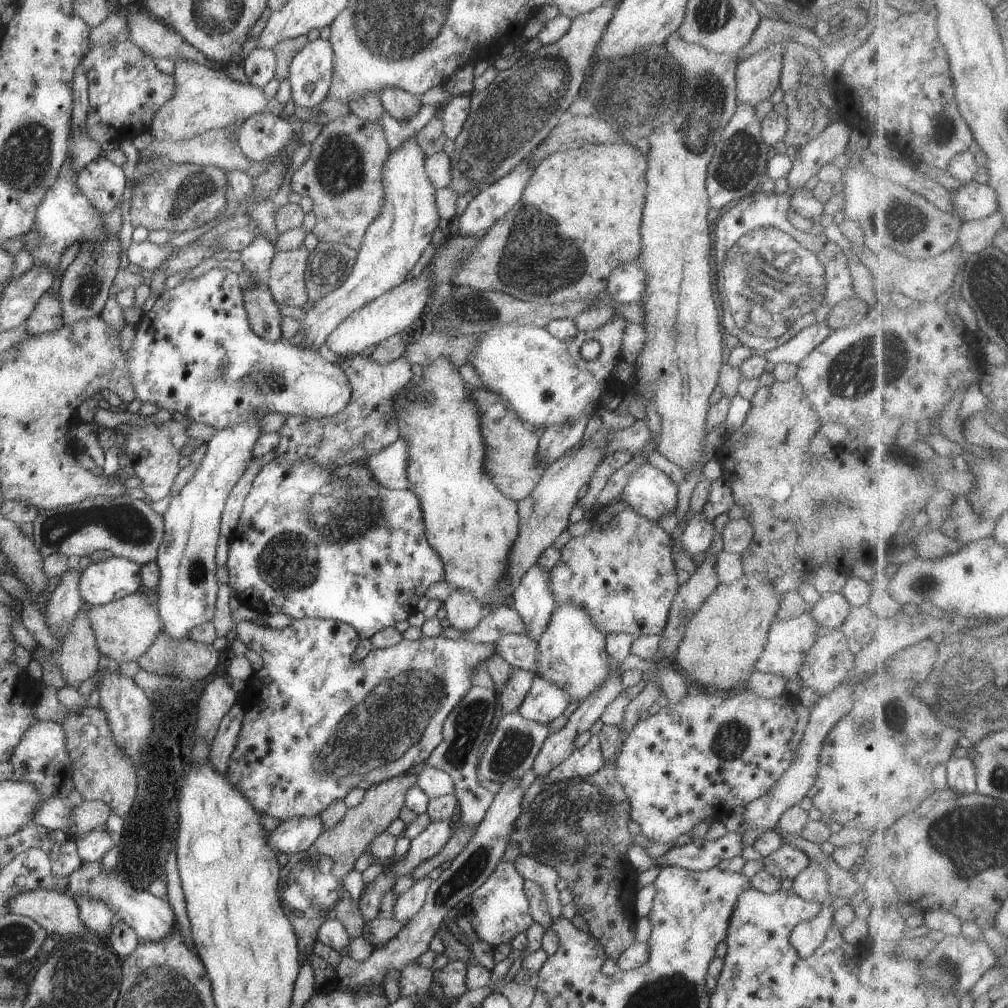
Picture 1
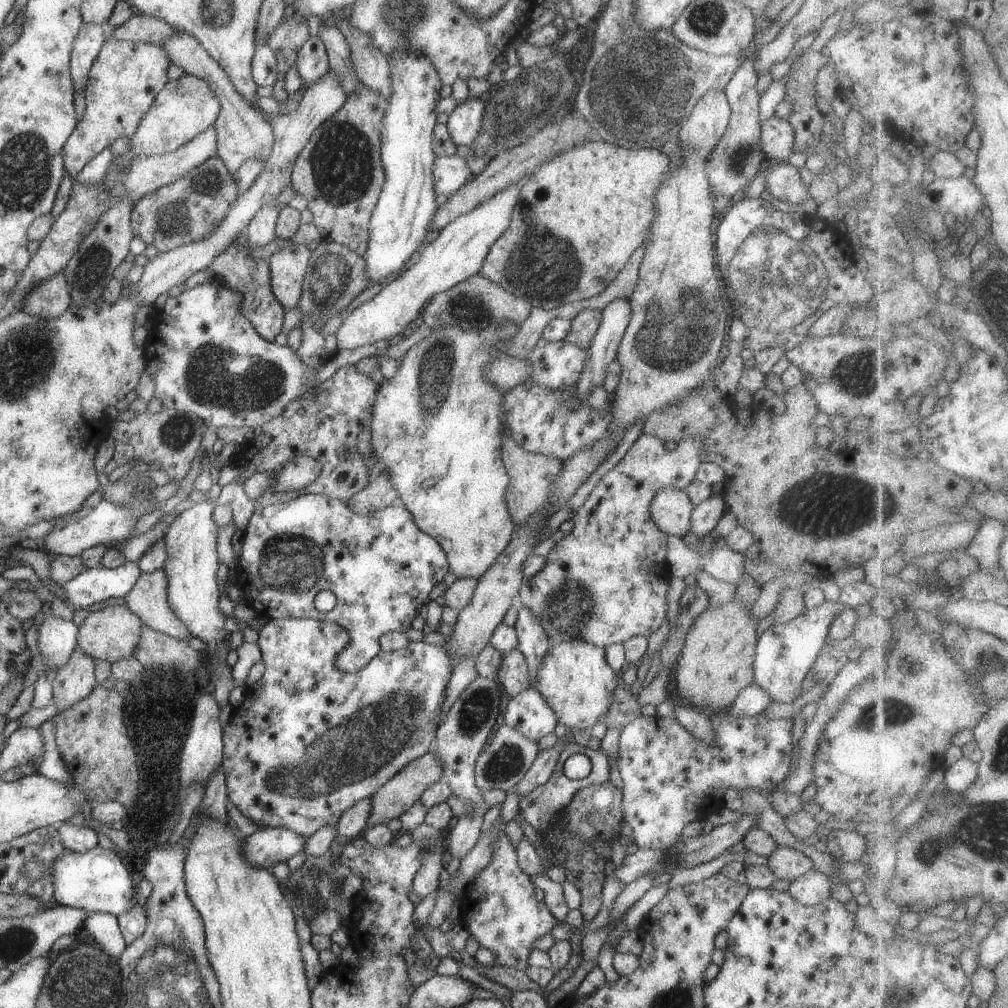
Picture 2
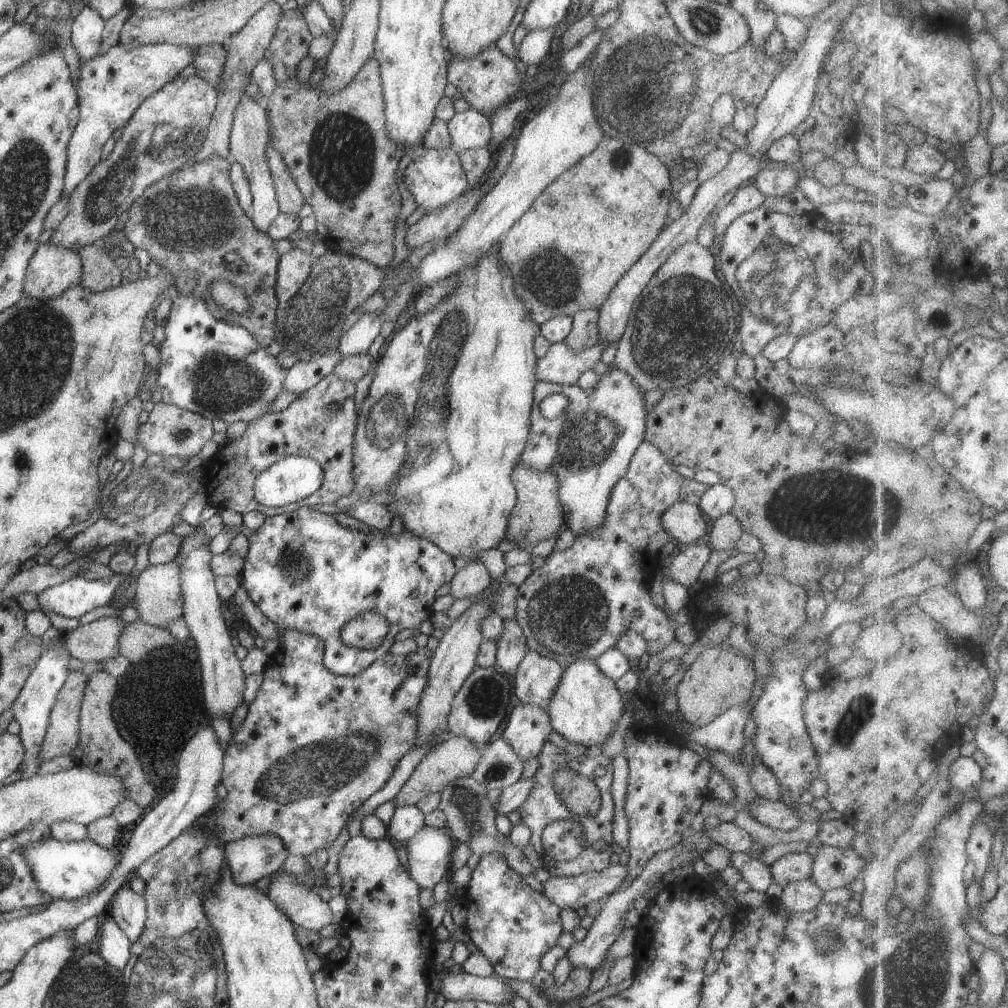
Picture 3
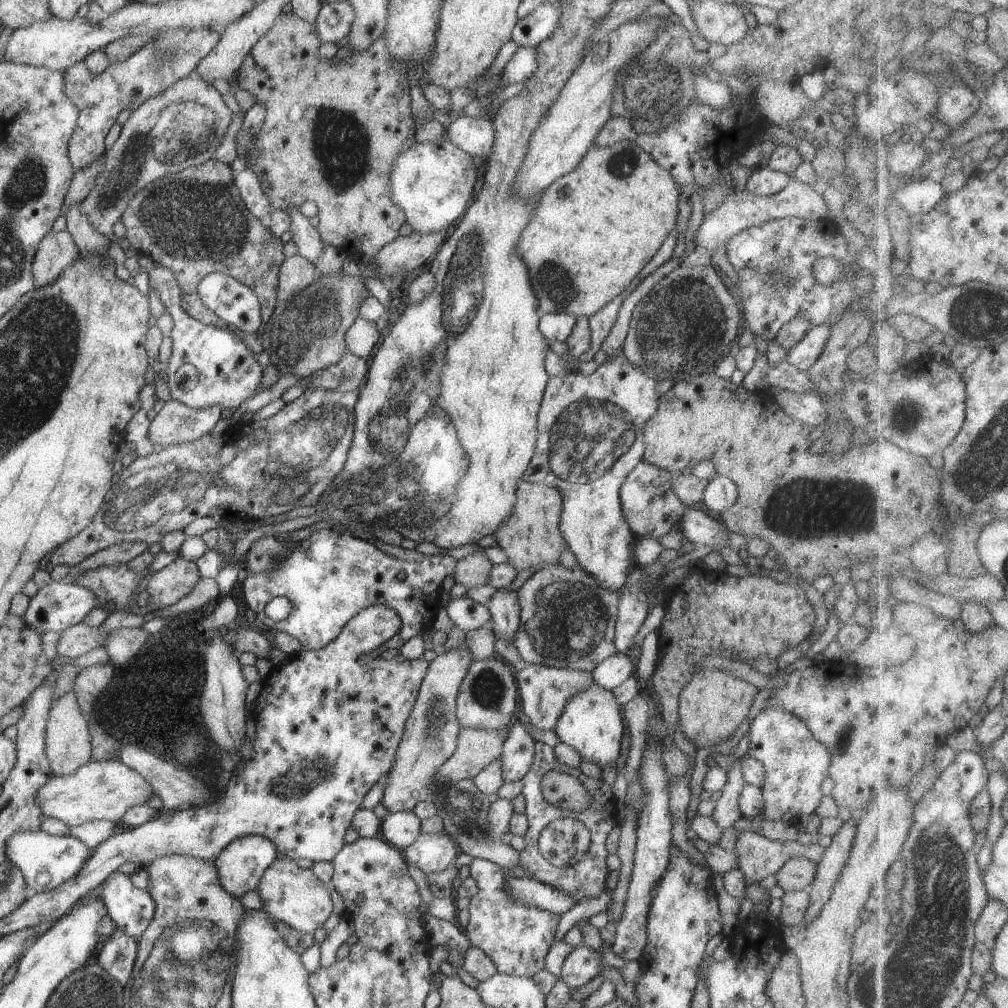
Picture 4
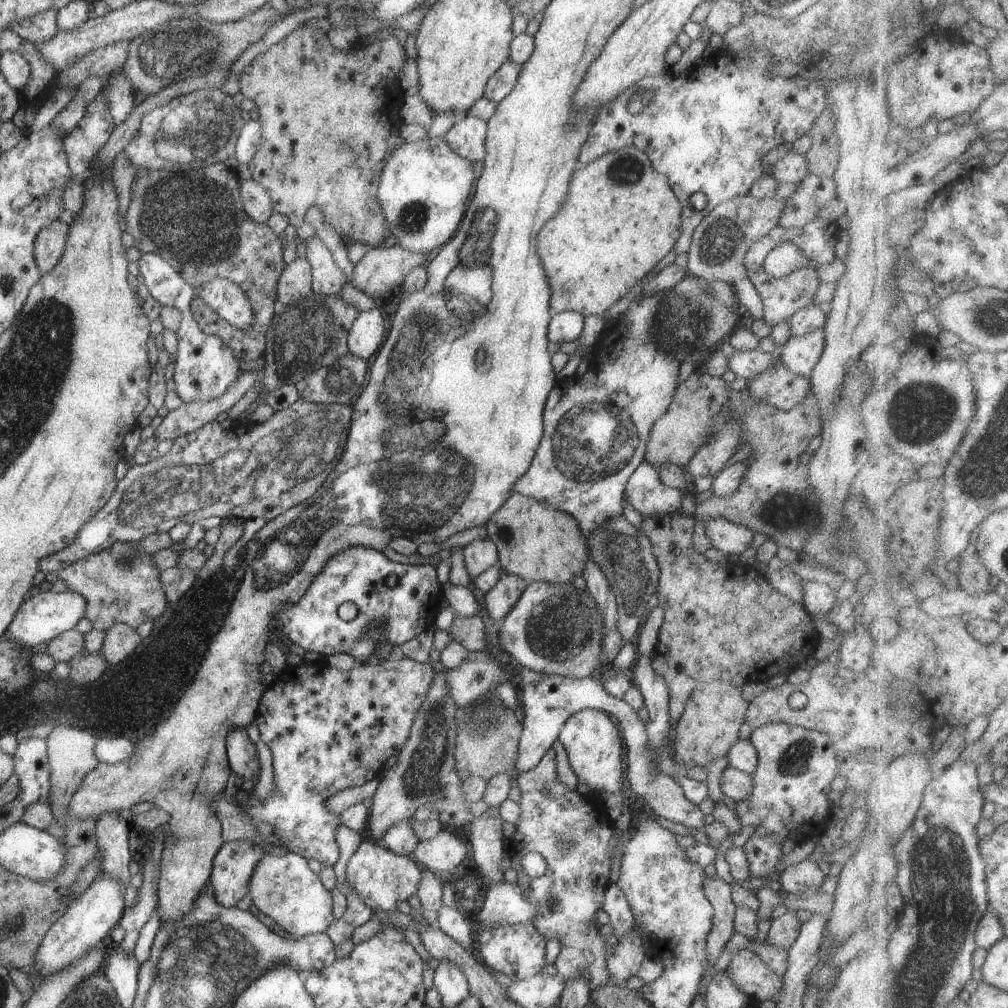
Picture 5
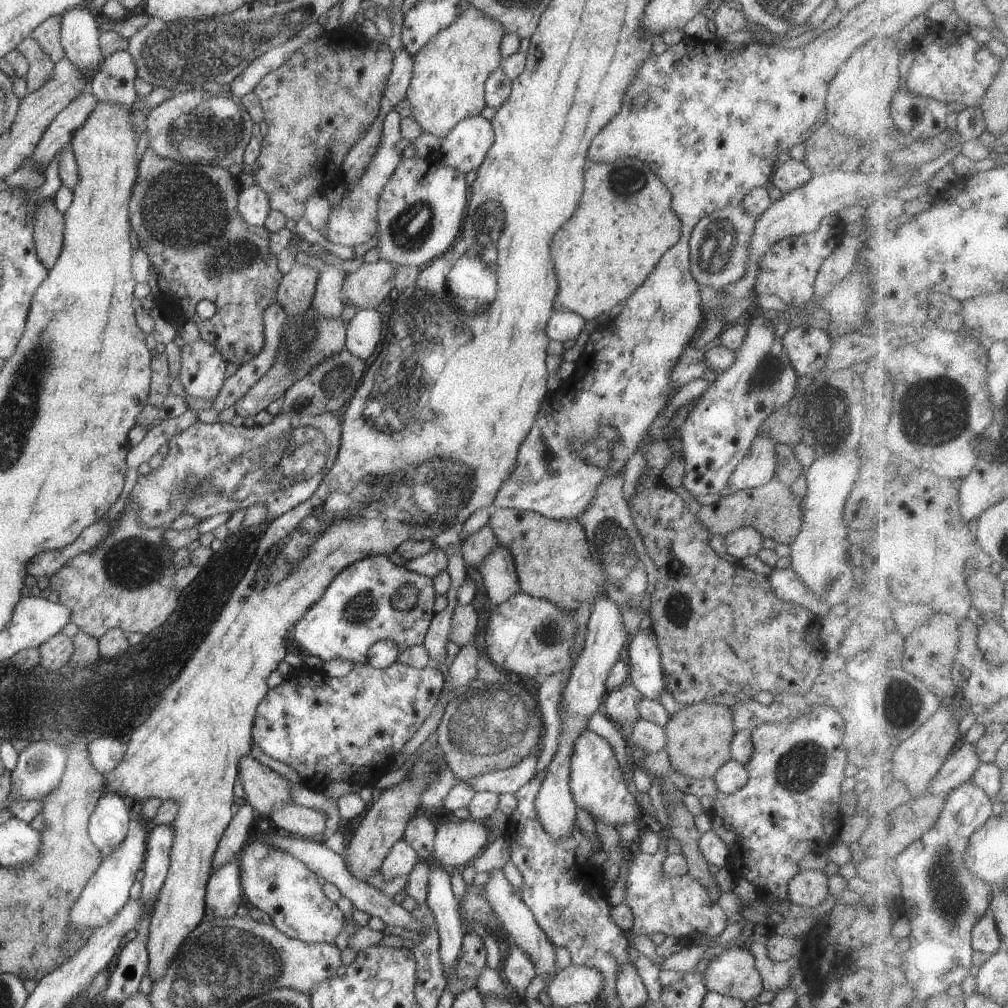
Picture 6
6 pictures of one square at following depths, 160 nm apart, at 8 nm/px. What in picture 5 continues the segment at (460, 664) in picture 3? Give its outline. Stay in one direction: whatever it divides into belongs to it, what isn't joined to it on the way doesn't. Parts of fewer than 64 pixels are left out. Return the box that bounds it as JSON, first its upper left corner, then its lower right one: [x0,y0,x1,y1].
[364,672,474,844]

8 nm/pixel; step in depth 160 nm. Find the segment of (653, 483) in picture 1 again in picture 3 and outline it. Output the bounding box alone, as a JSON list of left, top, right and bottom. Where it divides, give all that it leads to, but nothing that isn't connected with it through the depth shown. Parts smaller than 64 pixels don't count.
[661,499,708,548]

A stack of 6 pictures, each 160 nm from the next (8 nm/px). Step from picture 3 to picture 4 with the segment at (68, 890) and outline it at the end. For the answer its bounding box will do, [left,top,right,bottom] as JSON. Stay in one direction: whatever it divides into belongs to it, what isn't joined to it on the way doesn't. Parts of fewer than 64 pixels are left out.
[6,828,91,898]

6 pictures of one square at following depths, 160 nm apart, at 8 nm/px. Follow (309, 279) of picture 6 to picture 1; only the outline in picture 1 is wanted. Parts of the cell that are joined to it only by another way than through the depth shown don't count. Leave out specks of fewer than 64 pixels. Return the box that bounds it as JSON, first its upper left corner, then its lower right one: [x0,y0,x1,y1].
[265,245,310,308]

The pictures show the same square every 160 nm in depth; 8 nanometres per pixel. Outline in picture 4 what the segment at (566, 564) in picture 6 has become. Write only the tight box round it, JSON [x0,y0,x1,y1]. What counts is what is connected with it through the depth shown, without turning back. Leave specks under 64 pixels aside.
[494,479,568,572]

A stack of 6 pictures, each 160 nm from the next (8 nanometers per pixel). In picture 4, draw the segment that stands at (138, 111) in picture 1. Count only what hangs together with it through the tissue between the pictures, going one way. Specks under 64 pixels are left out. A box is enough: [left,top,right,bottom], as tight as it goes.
[64,27,221,171]

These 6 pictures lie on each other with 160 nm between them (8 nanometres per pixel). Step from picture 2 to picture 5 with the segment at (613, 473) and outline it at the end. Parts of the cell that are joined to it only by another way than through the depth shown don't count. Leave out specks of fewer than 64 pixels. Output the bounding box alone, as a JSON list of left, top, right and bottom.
[499,461,684,679]

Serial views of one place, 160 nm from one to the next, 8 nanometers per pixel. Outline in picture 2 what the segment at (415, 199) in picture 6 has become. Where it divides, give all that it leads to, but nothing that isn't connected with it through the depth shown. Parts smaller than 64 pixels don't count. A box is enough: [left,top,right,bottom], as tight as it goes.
[433,155,472,194]

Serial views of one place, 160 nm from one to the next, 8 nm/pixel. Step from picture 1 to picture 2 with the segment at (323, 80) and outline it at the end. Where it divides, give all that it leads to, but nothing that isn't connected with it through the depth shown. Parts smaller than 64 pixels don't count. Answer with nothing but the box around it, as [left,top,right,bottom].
[295,36,329,84]

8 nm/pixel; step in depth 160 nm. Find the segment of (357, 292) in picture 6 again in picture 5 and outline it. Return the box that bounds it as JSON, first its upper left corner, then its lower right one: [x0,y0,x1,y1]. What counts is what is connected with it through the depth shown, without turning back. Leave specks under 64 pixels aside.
[352,244,428,303]

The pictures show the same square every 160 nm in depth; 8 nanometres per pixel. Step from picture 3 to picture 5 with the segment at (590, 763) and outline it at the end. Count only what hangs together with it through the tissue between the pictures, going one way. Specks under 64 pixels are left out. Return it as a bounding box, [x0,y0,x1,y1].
[510,750,616,992]

